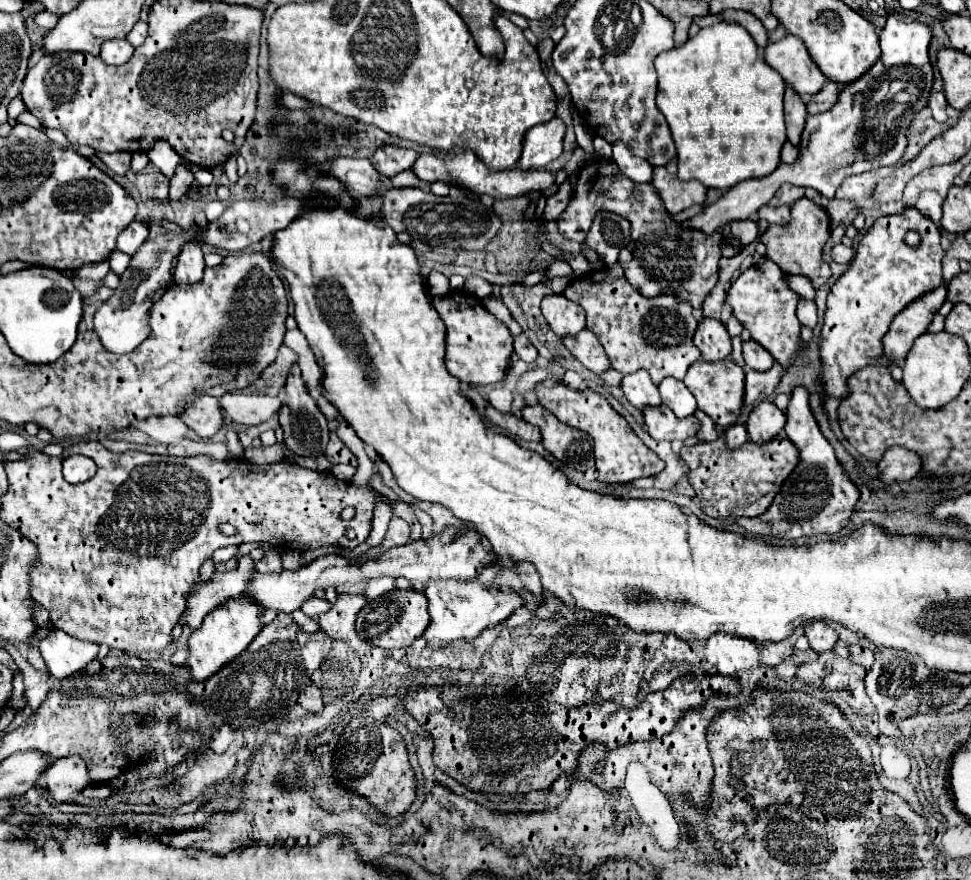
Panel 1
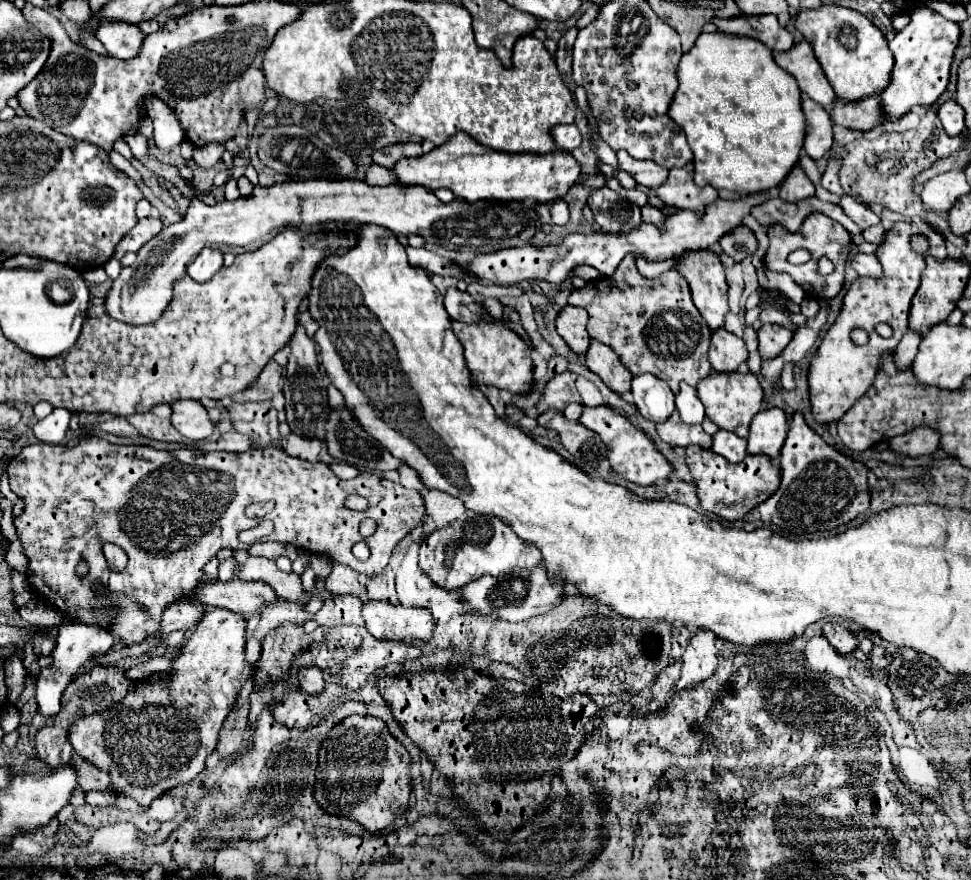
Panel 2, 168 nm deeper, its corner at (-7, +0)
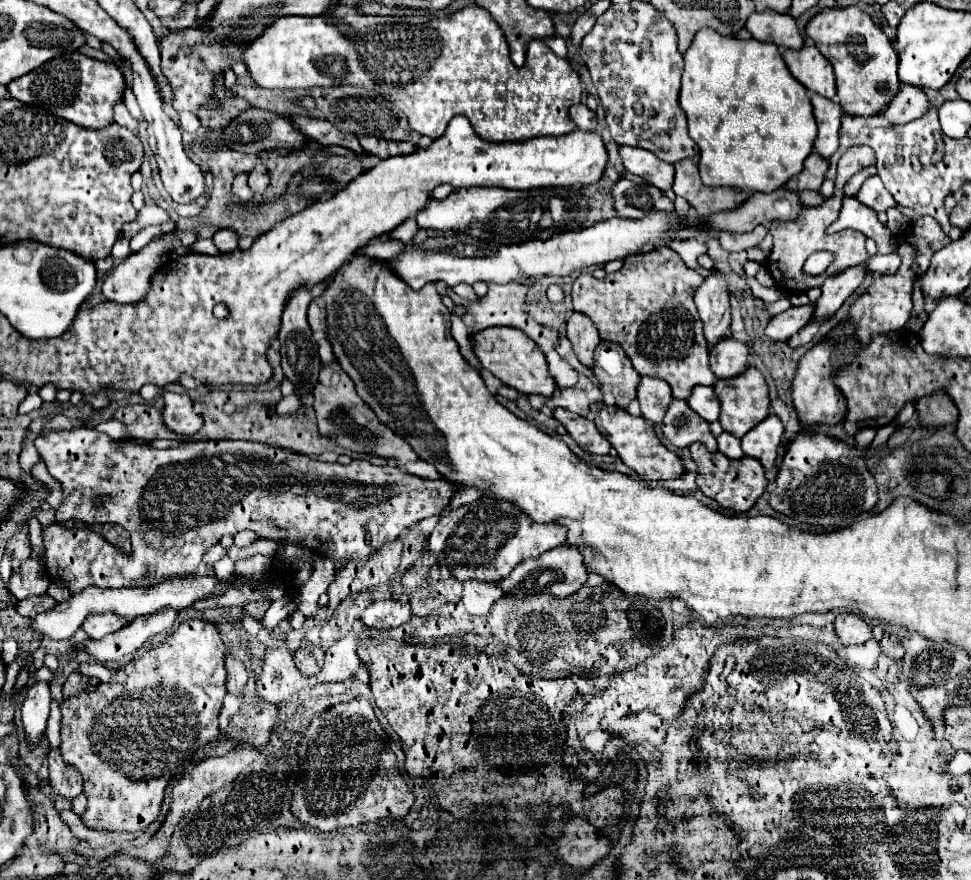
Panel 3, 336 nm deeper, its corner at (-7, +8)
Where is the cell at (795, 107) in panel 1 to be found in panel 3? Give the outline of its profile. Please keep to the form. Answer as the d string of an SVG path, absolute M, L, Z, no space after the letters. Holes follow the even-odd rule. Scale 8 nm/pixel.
M822 95L812 97L812 107L814 107L816 123L818 123L818 135L814 141L814 149L824 159L828 159L838 149L838 129L840 129L842 109L838 103Z

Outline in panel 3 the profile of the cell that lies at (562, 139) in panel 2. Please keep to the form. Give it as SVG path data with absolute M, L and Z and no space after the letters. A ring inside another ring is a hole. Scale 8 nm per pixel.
M574 105L570 109L570 119L576 123L576 129L594 131L596 129L596 115L586 105Z

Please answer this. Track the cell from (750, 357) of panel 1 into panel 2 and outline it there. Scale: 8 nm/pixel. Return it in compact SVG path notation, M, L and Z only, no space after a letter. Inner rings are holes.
M762 325L758 331L758 341L760 341L760 355L762 359L772 359L784 351L784 347L790 343L794 331L784 327L784 325Z

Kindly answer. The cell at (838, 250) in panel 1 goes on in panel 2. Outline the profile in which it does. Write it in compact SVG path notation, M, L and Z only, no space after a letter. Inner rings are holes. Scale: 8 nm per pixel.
M858 253L852 261L852 267L858 271L860 277L876 277L876 279L882 277L882 265L880 265L876 255Z

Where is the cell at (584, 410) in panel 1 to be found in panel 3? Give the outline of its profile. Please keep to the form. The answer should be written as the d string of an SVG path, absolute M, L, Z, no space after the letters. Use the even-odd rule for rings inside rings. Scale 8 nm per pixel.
M594 403L590 407L594 421L600 429L600 433L604 433L604 437L610 441L610 445L618 451L618 457L622 459L622 463L626 463L630 469L634 469L640 479L644 481L666 481L666 479L676 479L684 473L682 461L676 453L668 451L656 437L654 429L648 425L648 421L644 417L632 417L628 411L616 407L616 405L604 405L604 403Z

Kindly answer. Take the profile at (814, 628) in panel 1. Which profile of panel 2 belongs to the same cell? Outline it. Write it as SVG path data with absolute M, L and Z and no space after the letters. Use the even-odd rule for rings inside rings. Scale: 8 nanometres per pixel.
M828 621L822 631L824 631L824 637L830 641L830 645L832 645L838 653L842 653L842 655L852 653L852 651L858 647L856 635L854 635L848 627L844 627L844 625L840 625L840 623Z

